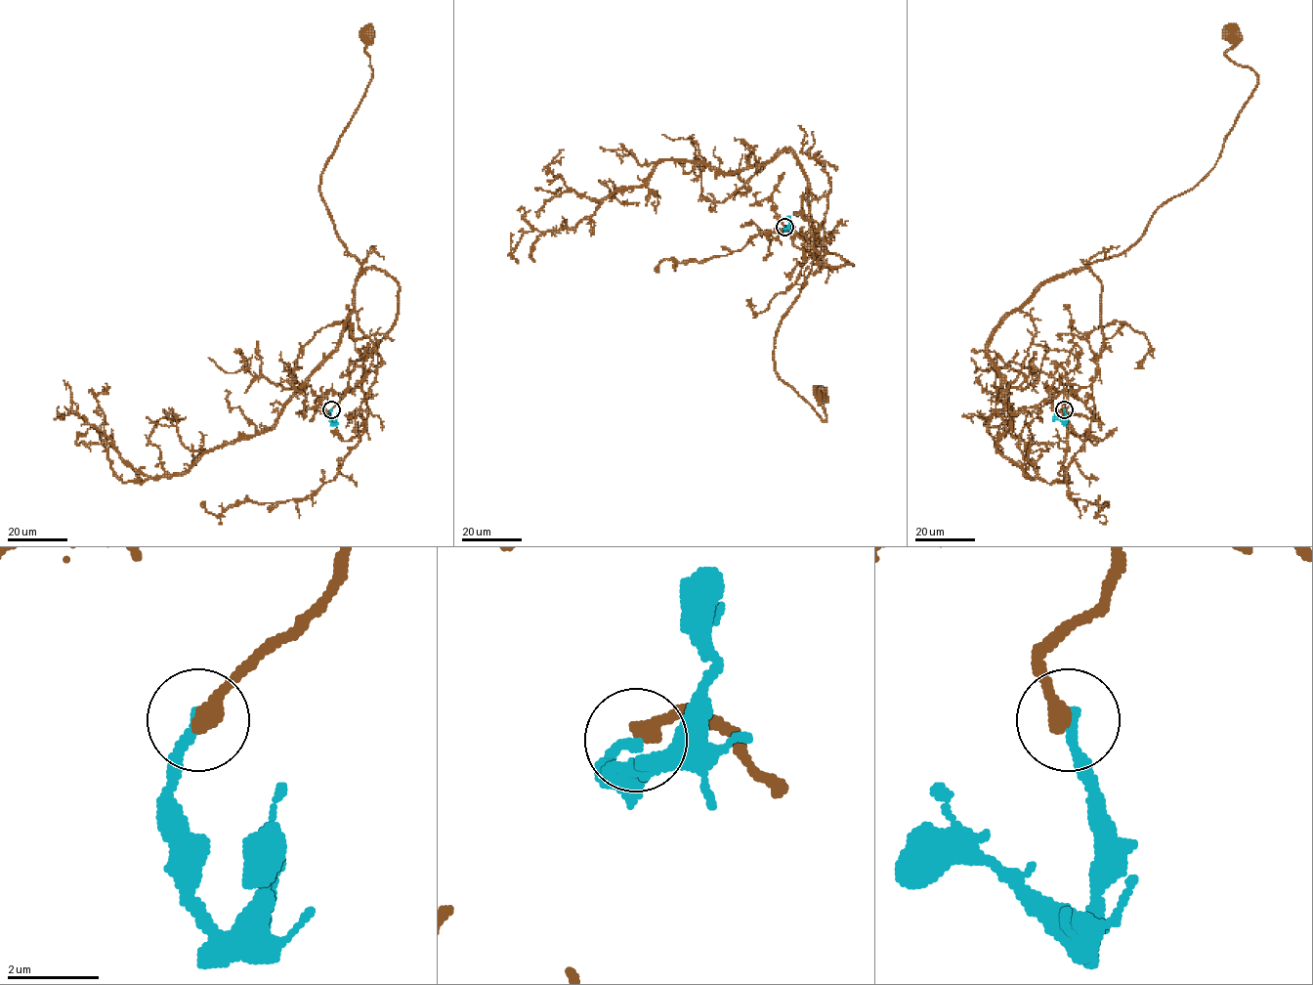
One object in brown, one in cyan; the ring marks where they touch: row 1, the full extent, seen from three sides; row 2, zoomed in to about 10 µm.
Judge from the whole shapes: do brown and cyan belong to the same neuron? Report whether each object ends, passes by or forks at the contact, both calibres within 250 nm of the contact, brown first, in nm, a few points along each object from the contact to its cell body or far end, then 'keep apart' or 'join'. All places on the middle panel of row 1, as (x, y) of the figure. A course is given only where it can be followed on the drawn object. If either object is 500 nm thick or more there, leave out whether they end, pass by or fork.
brown ends | cyan ends | 400/240 nm | brown via (784, 227), (817, 260), (852, 265), (815, 233), (812, 267), (775, 337), (776, 372), (825, 420), (822, 394) | cyan via (784, 227), (786, 230), (790, 218) | keep apart

